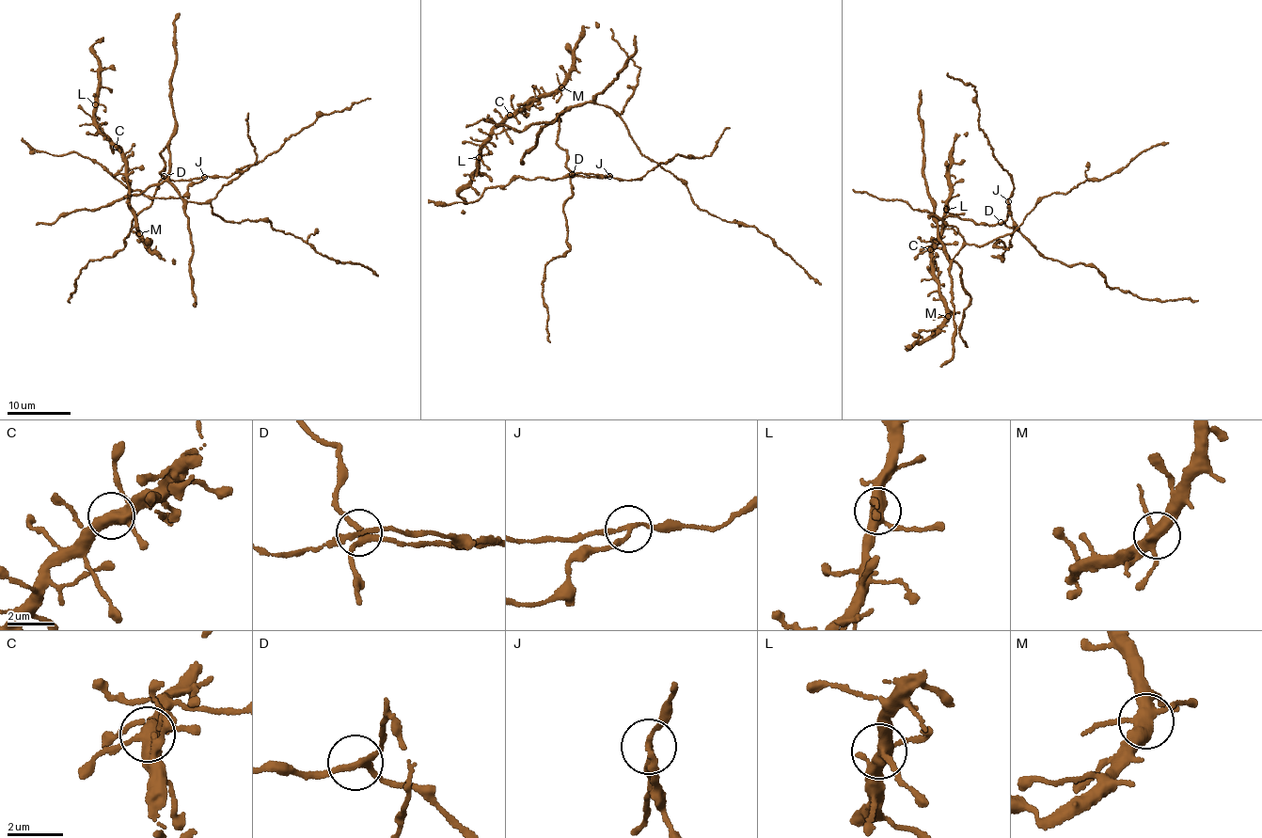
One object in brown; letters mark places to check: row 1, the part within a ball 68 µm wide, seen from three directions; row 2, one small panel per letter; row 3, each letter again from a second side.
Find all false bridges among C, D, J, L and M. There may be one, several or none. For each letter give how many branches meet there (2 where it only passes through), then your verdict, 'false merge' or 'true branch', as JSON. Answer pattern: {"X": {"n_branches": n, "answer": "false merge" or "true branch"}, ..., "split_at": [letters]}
{"C": {"n_branches": 4, "answer": "true branch"}, "D": {"n_branches": 3, "answer": "true branch"}, "J": {"n_branches": 3, "answer": "false merge"}, "L": {"n_branches": 4, "answer": "true branch"}, "M": {"n_branches": 4, "answer": "true branch"}, "split_at": ["J"]}

